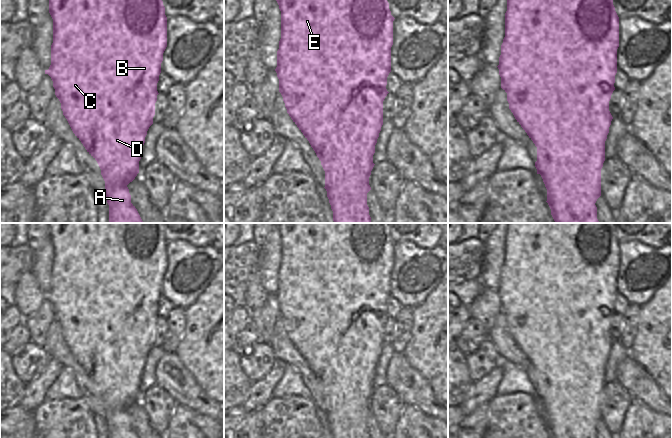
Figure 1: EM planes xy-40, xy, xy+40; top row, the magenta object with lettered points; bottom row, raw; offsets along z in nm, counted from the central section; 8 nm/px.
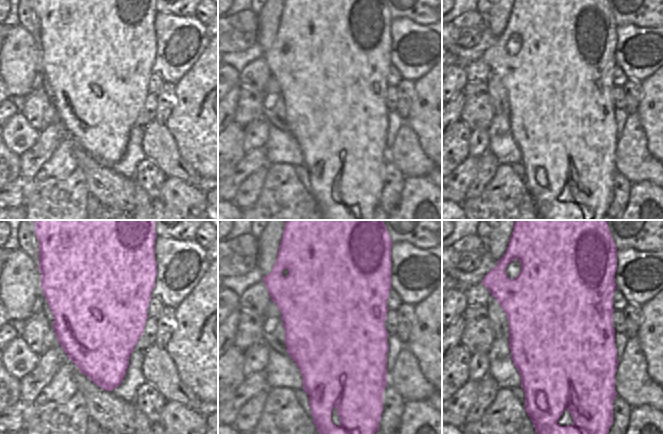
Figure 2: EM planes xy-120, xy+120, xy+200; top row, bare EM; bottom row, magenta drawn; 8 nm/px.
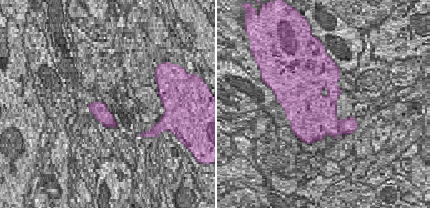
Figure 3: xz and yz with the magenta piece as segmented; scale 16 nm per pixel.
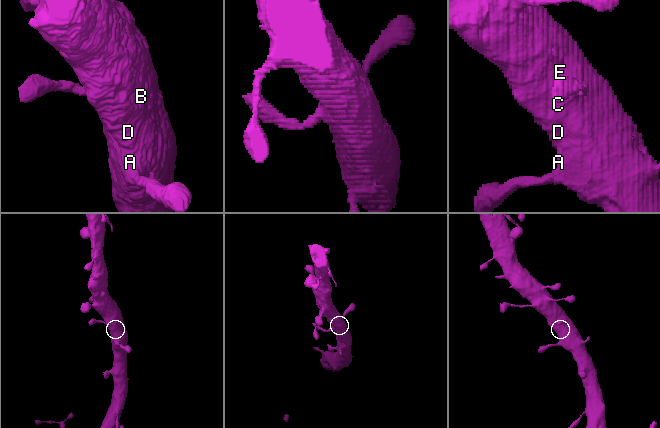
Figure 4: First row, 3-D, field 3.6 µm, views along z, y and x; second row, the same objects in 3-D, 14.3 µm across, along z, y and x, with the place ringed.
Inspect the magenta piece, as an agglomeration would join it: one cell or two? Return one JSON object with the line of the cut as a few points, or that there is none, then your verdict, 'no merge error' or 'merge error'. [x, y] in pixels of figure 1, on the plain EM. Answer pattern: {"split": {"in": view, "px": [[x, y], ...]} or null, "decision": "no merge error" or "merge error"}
{"split": null, "decision": "no merge error"}

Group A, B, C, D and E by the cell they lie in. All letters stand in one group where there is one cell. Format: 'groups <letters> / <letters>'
groups A B C D E

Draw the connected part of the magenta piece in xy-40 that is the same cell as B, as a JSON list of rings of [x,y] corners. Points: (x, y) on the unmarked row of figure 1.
[[[49,223],[49,237],[53,243],[53,267],[51,269],[51,289],[48,298],[55,313],[55,319],[61,327],[63,339],[73,357],[81,365],[87,376],[97,385],[105,405],[105,421],[109,429],[109,438],[139,438],[131,427],[127,409],[139,397],[141,375],[149,351],[153,348],[155,327],[157,325],[157,307],[161,297],[163,277],[167,271],[167,241],[162,223]]]

